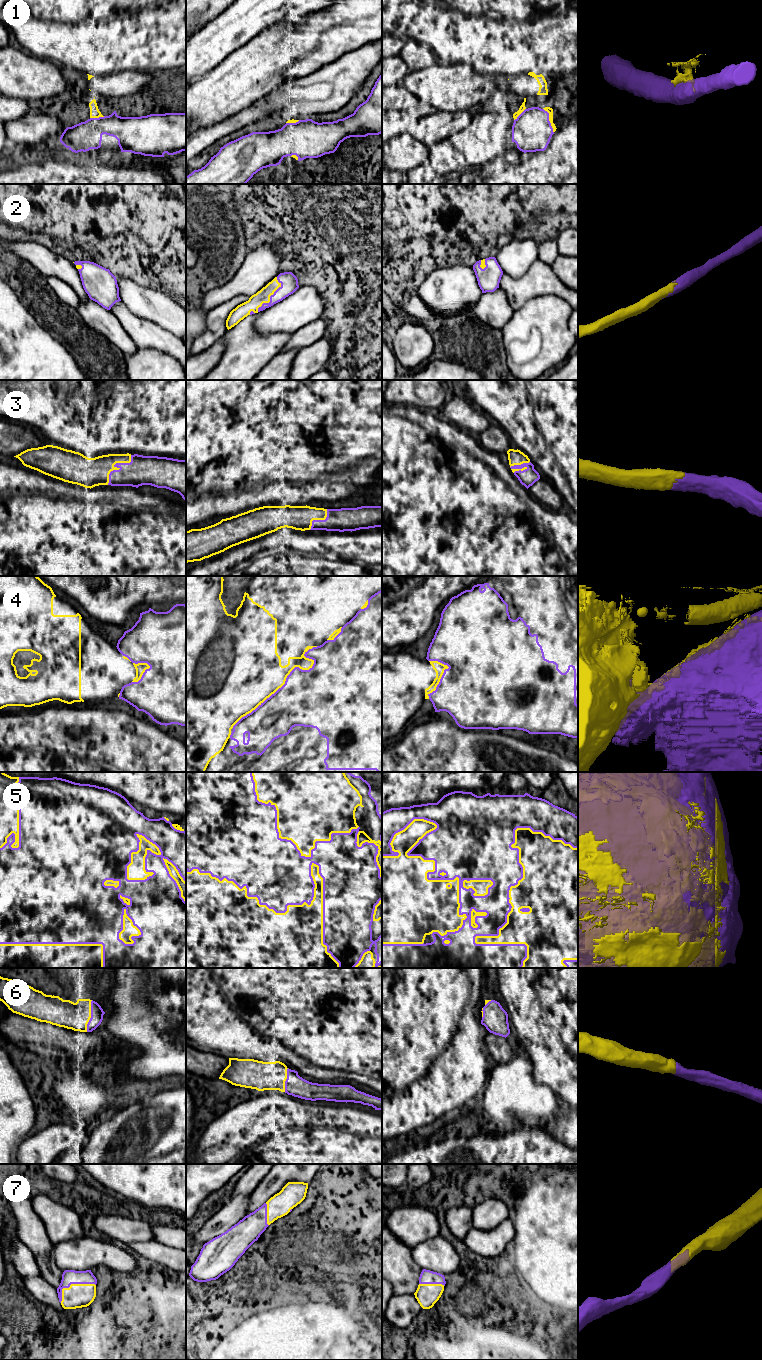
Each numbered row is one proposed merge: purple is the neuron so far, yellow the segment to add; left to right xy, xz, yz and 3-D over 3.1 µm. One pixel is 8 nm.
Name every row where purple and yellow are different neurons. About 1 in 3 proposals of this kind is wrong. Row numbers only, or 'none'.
1, 4

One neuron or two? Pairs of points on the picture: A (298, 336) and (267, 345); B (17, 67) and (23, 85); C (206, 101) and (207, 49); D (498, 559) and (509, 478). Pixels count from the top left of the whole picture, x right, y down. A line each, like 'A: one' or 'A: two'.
A: two
B: one
C: two
D: one

